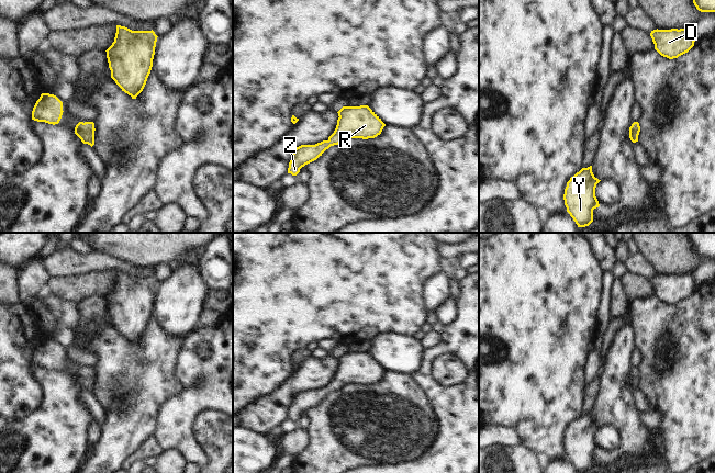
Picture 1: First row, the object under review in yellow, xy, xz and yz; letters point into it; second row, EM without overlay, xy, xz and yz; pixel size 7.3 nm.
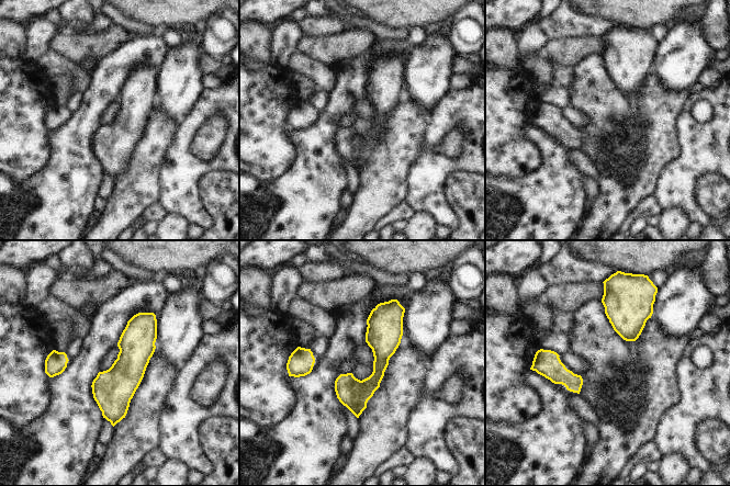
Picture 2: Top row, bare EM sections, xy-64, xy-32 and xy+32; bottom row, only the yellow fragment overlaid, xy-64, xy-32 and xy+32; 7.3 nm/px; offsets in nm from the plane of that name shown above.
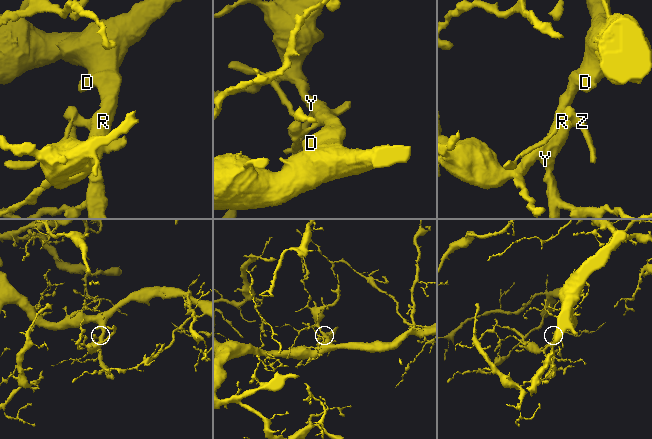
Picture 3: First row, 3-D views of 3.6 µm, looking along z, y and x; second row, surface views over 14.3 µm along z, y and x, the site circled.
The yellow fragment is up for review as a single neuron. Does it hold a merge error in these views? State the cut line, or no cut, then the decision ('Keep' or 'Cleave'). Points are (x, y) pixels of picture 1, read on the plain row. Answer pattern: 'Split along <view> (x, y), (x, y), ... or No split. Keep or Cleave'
No split. Keep

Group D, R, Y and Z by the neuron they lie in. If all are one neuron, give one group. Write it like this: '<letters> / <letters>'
D R Y Z

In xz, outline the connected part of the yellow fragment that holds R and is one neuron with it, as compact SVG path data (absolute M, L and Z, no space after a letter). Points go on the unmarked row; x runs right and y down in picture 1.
M343 352L338 358L337 371L327 386L315 391L301 391L293 396L288 419L297 421L305 410L316 406L331 392L347 384L375 384L381 380L386 370L368 352Z

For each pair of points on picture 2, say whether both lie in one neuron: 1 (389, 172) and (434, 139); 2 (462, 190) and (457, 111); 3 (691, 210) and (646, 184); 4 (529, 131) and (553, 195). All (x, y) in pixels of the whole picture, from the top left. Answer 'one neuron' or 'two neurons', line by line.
1: two neurons
2: two neurons
3: two neurons
4: one neuron

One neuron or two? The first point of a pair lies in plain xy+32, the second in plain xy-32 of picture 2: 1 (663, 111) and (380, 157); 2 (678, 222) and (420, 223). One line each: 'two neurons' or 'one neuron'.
1: one neuron
2: one neuron

